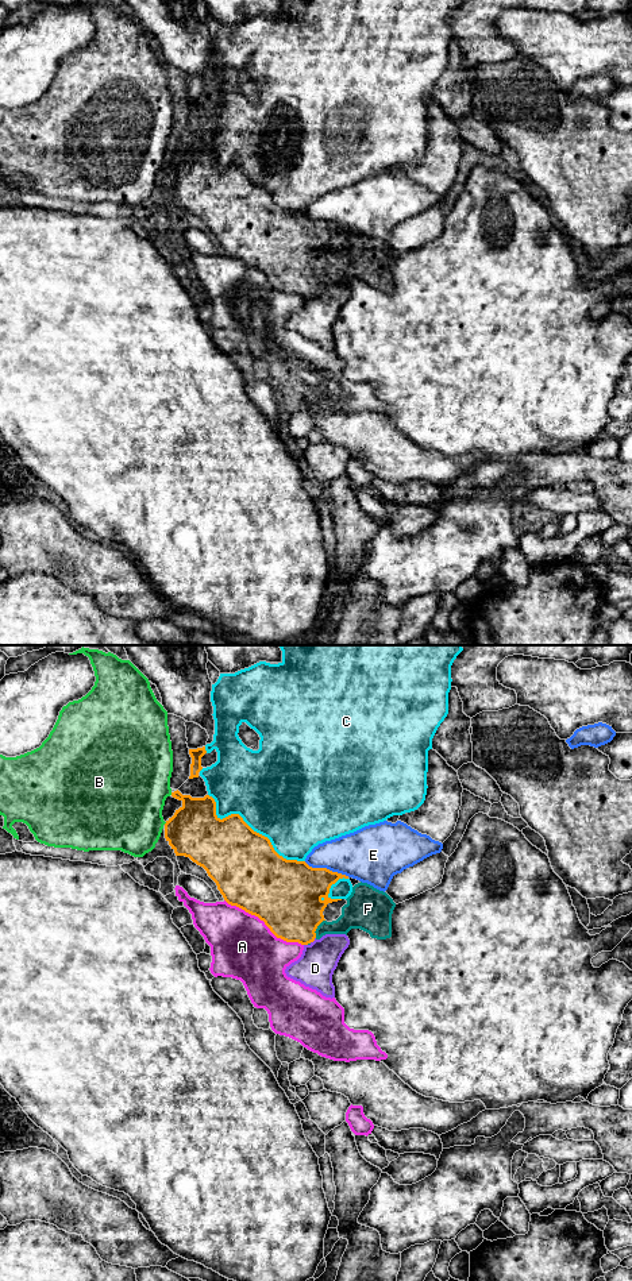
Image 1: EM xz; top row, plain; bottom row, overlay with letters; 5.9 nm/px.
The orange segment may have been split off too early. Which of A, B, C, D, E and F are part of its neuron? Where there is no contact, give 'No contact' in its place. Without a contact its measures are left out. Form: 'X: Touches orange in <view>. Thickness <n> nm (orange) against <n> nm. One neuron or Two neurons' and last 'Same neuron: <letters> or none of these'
A: Touches orange in xz. Thickness 420 nm (orange) against 380 nm. Two neurons
B: No contact. Two neurons
C: Touches orange in xz. Thickness 400 nm (orange) against 500 nm. Two neurons
D: Touches orange in xz. Thickness 380 nm (orange) against 220 nm. Two neurons
E: Touches orange in xz. Thickness 380 nm (orange) against 300 nm. Two neurons
F: Touches orange in xz. Thickness 400 nm (orange) against 170 nm. One neuron
Same neuron: F

